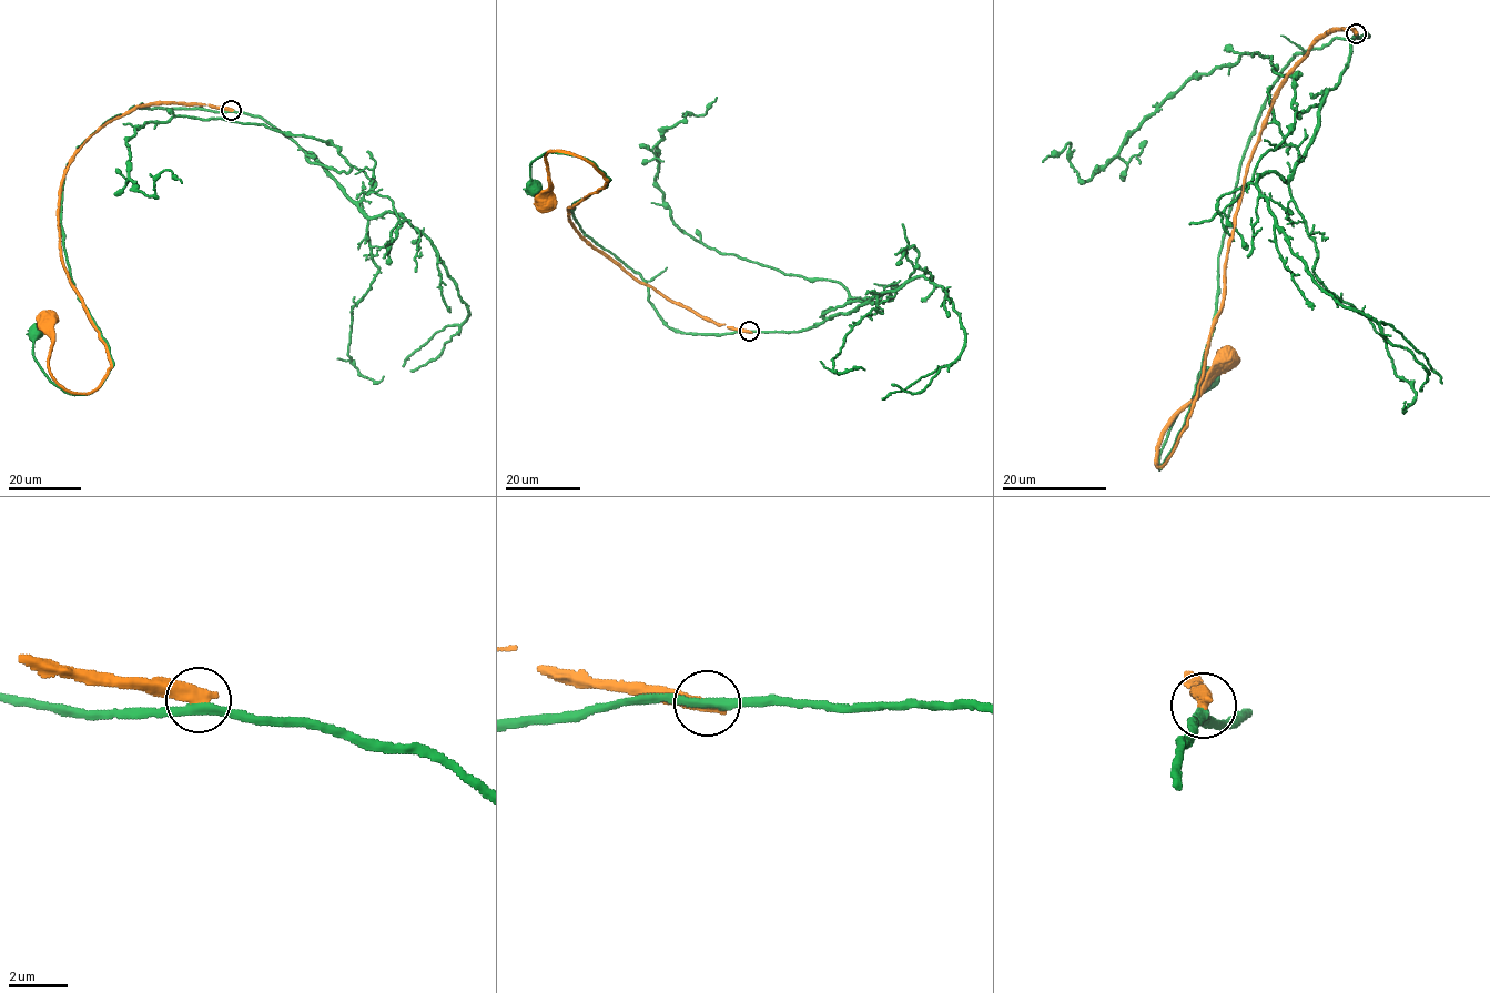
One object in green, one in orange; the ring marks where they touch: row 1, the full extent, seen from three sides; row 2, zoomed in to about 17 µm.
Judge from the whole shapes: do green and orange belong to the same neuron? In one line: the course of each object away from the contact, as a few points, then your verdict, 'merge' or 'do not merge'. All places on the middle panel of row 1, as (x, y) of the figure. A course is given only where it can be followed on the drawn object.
green runs (749, 332), (676, 332), (662, 320), (640, 275), (571, 211), (610, 179), (590, 160), (545, 153), (534, 189); orange runs (749, 332), (717, 324), (639, 283), (576, 230), (567, 208), (607, 180), (583, 159), (548, 152), (545, 203); do not merge

